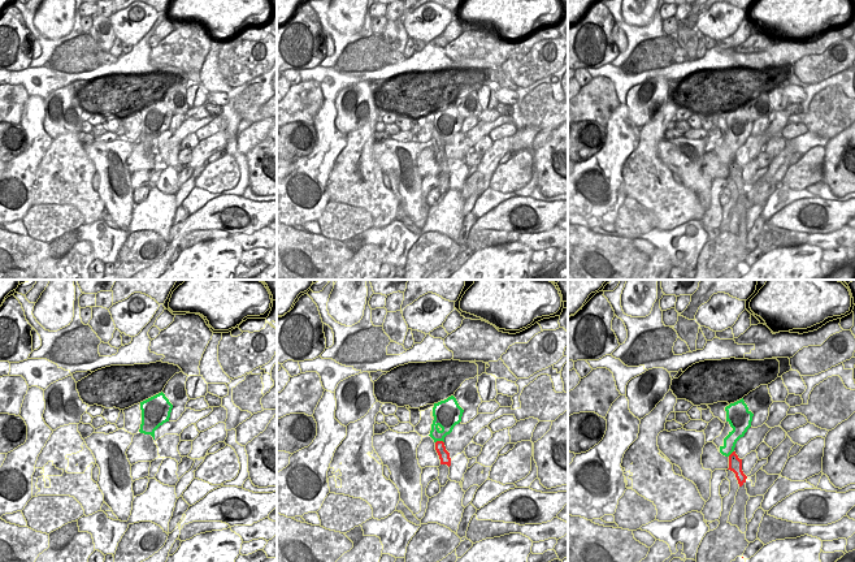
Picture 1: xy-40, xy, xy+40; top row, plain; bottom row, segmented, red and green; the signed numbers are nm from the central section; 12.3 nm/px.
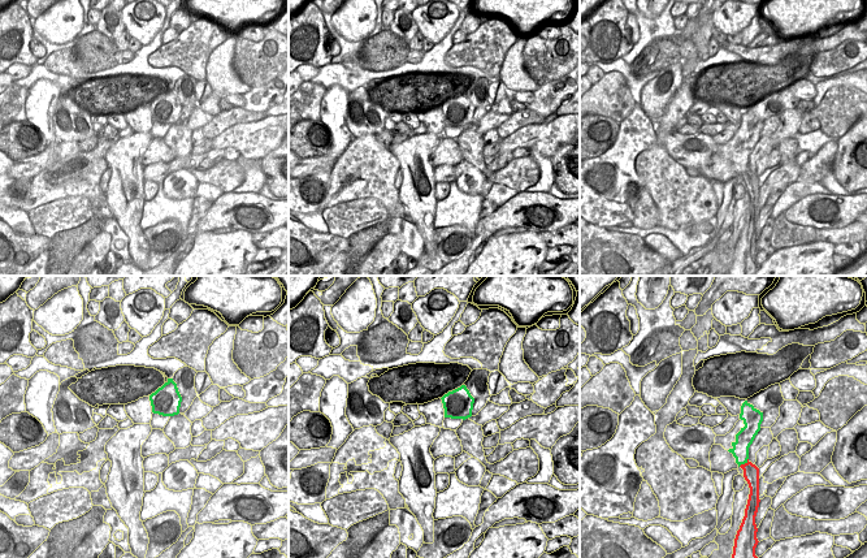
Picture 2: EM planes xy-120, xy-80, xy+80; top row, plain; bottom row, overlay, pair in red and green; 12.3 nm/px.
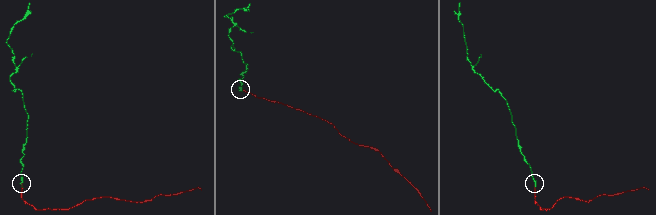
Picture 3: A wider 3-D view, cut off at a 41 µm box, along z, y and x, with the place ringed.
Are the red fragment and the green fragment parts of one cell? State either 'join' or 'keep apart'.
join

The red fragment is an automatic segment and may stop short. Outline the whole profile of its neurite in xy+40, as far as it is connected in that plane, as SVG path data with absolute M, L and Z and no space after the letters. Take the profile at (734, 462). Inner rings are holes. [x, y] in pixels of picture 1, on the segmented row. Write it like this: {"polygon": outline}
{"polygon": "M743 398L725 407L726 422L733 428L724 438L724 445L720 446L720 453L729 458L729 468L735 474L739 487L746 483L747 476L742 471L742 459L734 451L737 441L745 436L751 427L754 414L748 410Z"}

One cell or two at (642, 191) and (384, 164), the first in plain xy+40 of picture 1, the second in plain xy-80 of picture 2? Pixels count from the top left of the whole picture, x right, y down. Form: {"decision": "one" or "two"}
{"decision": "two"}

